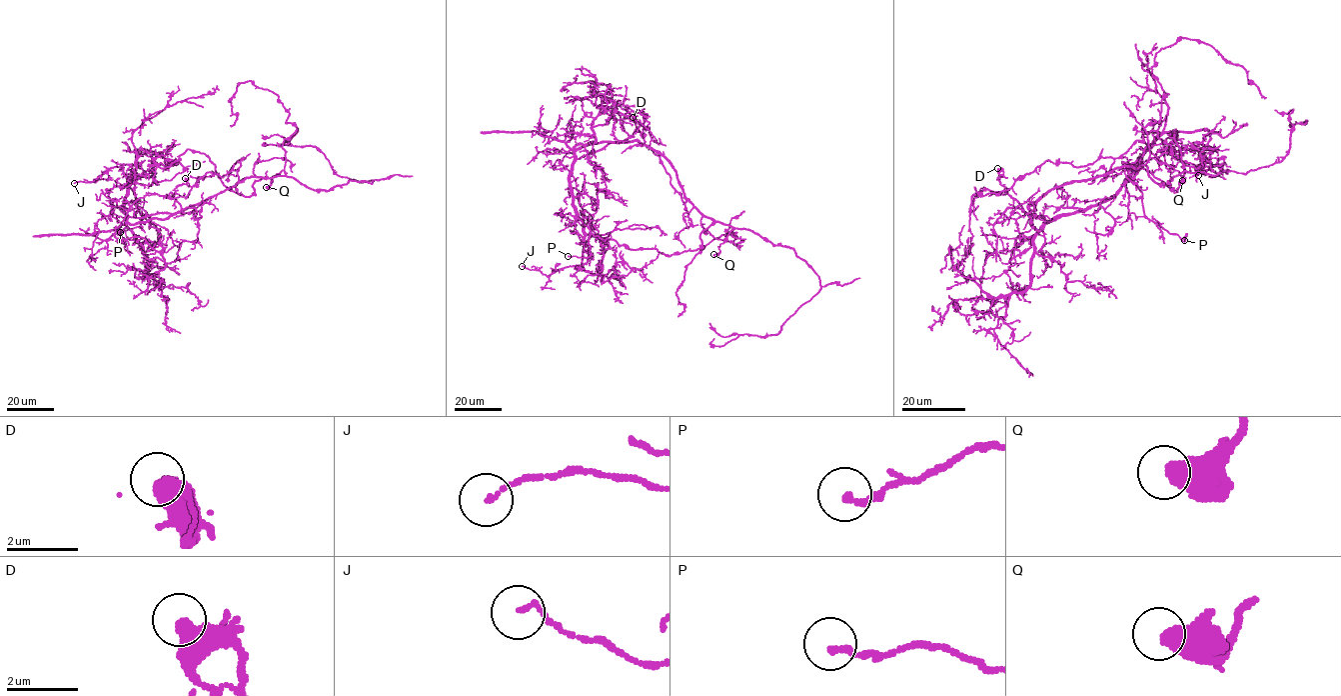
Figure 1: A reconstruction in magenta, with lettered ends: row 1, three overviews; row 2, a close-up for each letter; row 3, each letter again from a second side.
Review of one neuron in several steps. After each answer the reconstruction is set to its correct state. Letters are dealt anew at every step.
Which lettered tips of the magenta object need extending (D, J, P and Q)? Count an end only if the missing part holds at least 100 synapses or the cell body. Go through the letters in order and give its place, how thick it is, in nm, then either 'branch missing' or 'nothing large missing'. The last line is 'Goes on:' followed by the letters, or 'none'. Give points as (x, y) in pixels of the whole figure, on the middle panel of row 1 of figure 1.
D: place (633, 117); calibre 600 nm; nothing large missing
J: place (522, 266); calibre 130 nm; nothing large missing
P: place (568, 256); calibre 200 nm; nothing large missing
Q: place (713, 254); calibre 600 nm; nothing large missing
Goes on: none

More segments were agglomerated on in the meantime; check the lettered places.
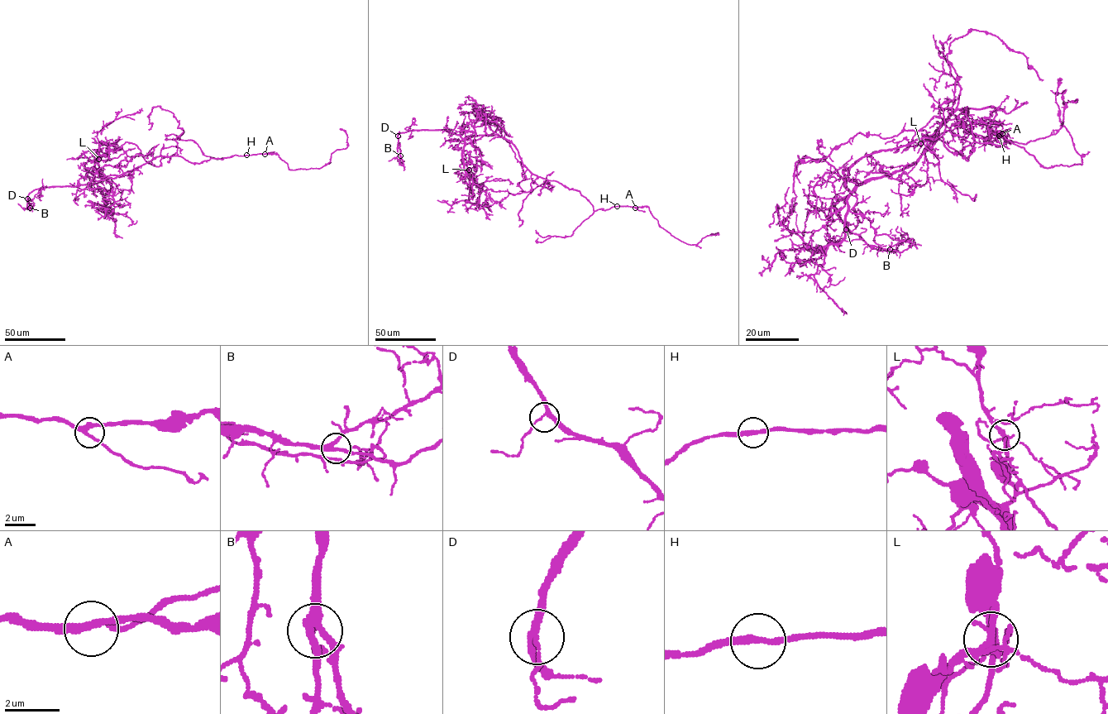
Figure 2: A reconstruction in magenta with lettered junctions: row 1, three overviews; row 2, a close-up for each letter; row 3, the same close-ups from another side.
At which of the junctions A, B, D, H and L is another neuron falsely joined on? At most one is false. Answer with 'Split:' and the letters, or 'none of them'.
Split: none of them

